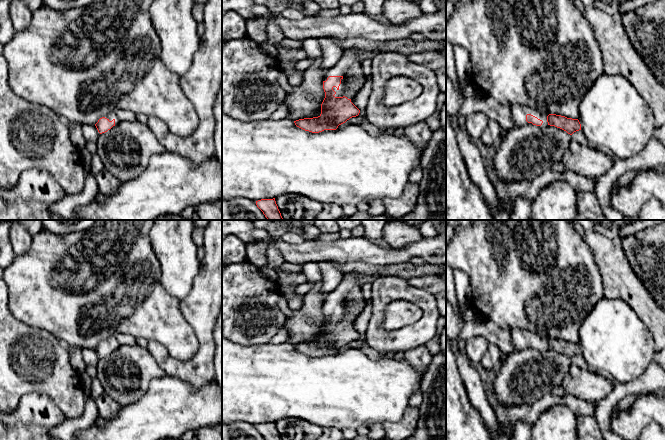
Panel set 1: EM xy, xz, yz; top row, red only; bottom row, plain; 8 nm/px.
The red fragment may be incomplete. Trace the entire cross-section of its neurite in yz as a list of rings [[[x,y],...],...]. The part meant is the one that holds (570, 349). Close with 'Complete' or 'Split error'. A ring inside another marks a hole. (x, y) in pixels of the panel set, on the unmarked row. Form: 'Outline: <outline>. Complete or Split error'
Outline: [[[507,328],[506,330],[509,332],[512,344],[517,350],[529,347],[544,352],[550,349],[560,352],[570,359],[581,354],[581,348],[578,343],[567,342],[556,338],[547,339],[517,328]]]. Split error

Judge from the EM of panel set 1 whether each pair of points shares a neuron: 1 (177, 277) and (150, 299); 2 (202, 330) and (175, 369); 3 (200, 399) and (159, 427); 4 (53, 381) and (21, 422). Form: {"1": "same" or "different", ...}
{"1": "different", "2": "same", "3": "same", "4": "different"}

